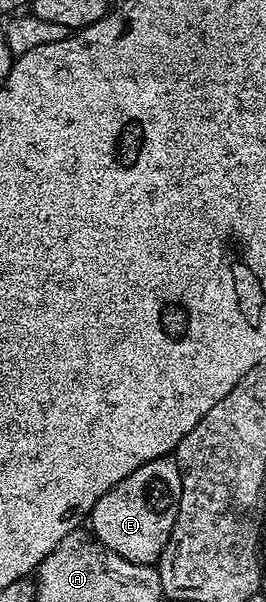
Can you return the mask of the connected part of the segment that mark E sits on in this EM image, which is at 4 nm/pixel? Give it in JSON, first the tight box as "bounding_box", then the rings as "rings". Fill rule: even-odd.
{"bounding_box":[88,454,182,564],"rings":[[[164,454],[158,459],[150,459],[144,465],[135,467],[132,473],[124,477],[124,481],[112,485],[112,489],[108,489],[108,493],[104,493],[100,501],[96,501],[96,505],[88,516],[89,530],[94,538],[108,549],[112,549],[112,553],[133,563],[157,564],[158,559],[162,556],[164,545],[168,545],[168,537],[174,528],[181,492],[182,473],[178,470],[177,458]]]}

